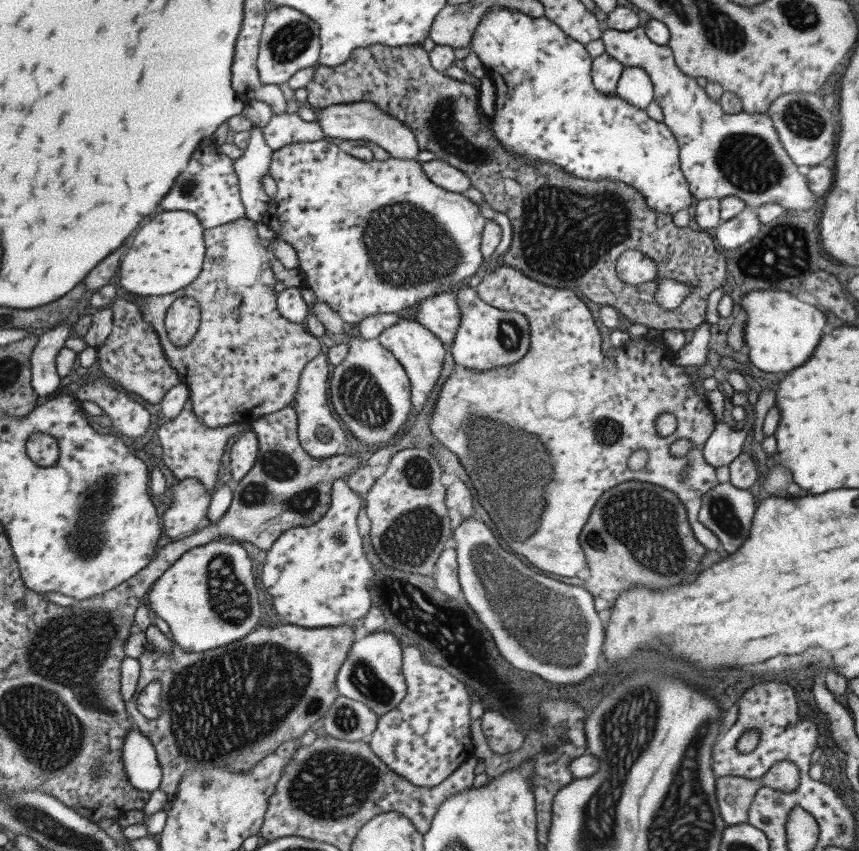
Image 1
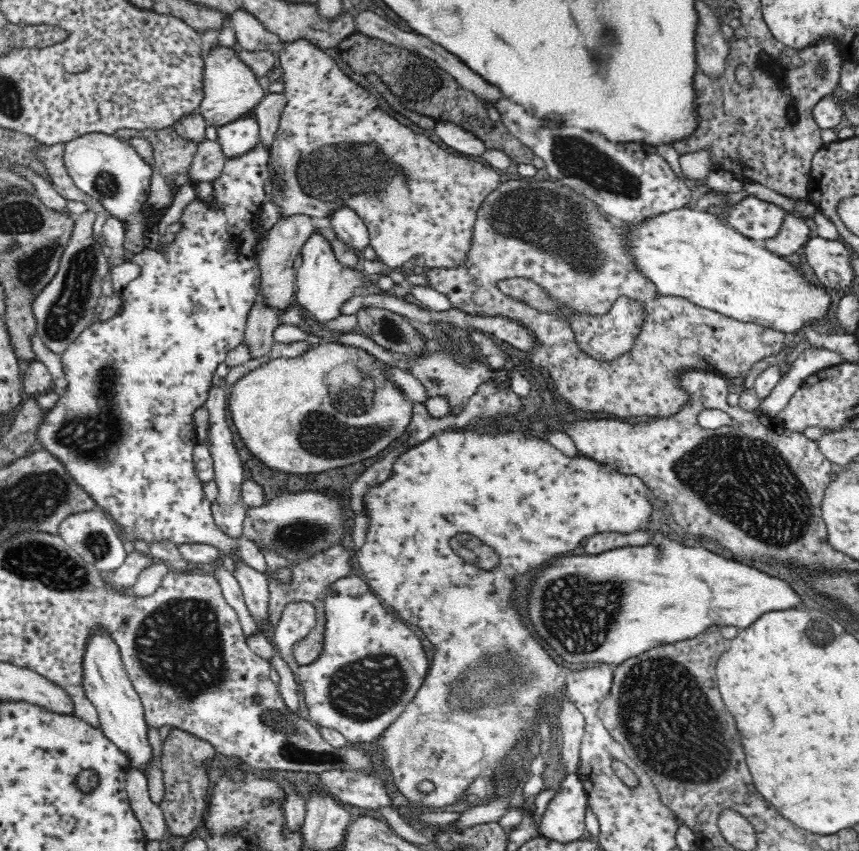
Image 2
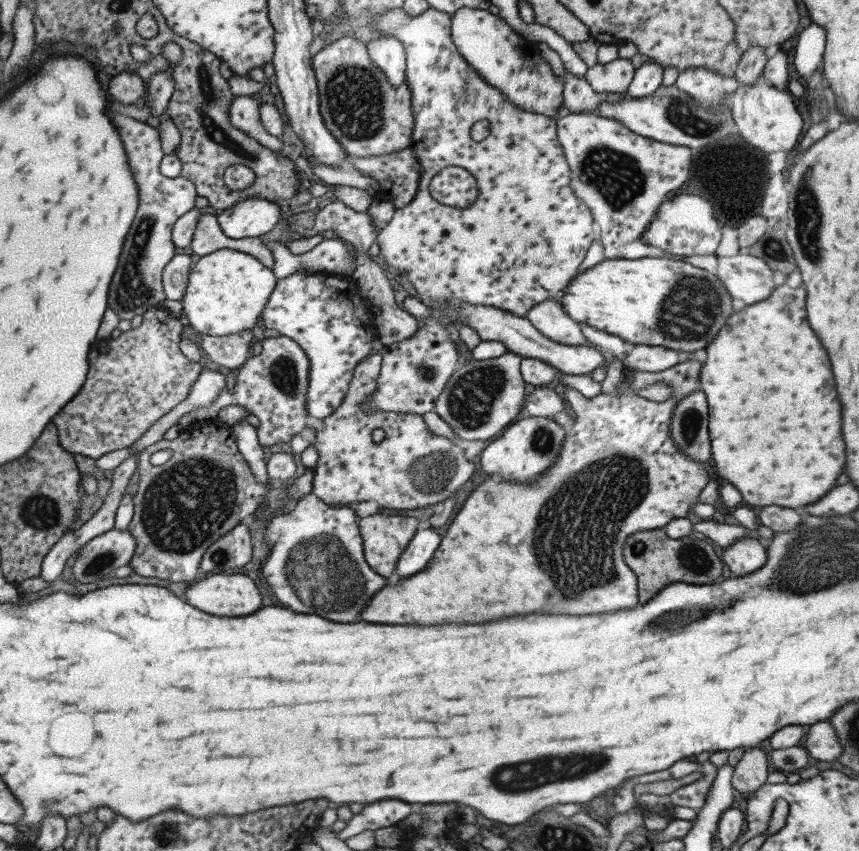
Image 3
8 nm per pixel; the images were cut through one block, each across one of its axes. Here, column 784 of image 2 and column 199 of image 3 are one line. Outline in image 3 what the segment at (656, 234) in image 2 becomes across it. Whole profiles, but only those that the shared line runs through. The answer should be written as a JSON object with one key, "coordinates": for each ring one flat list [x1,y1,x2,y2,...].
{"coordinates":[[220,249,200,256,188,276,180,302,189,326,200,334,222,337,241,333,255,326,257,318,275,289,274,272,242,251]]}

